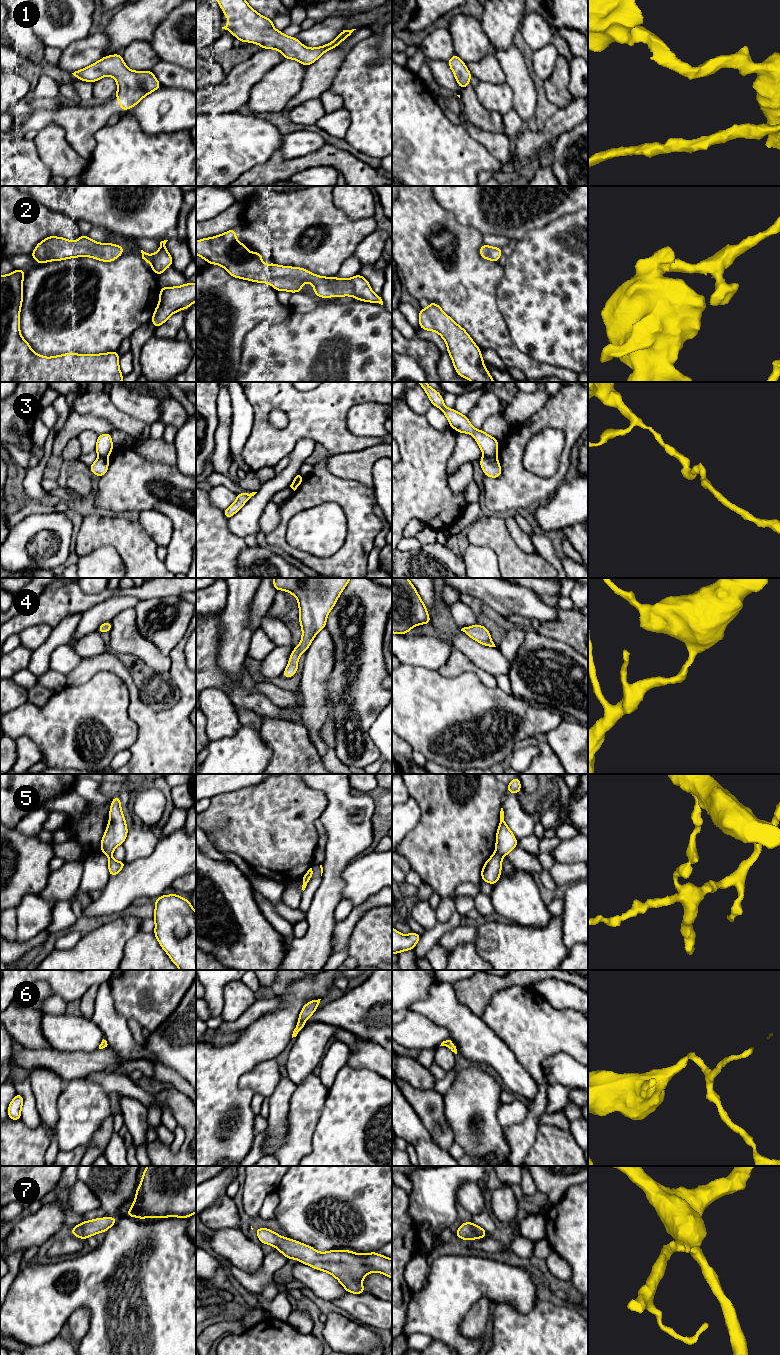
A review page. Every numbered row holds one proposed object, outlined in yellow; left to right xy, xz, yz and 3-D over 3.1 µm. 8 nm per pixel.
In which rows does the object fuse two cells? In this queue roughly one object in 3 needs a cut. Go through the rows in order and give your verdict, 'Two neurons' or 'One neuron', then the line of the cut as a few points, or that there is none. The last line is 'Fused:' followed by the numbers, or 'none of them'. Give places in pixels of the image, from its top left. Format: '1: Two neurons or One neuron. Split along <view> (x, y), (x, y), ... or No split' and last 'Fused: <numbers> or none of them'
1: One neuron. No split
2: One neuron. No split
3: Two neurons. Split along yz (484, 455), (495, 458)
4: One neuron. No split
5: Two neurons. Split along yz (495, 852), (501, 857)
6: One neuron. No split
7: One neuron. No split
Fused: 3, 5

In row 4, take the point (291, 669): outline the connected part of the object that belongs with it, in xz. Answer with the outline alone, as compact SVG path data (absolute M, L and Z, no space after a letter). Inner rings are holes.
M274 578L275 591L284 590L293 594L299 605L299 622L302 628L302 638L298 646L294 647L289 657L289 662L281 677L290 678L297 673L298 660L302 653L311 645L317 633L326 628L326 620L330 611L335 606L340 594L351 578Z

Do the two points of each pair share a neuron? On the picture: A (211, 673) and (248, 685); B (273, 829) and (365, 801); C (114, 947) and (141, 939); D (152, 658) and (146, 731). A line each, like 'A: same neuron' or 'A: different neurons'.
A: different neurons
B: different neurons
C: different neurons
D: different neurons

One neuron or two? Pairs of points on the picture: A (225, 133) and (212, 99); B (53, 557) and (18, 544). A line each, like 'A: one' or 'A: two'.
A: two
B: one

